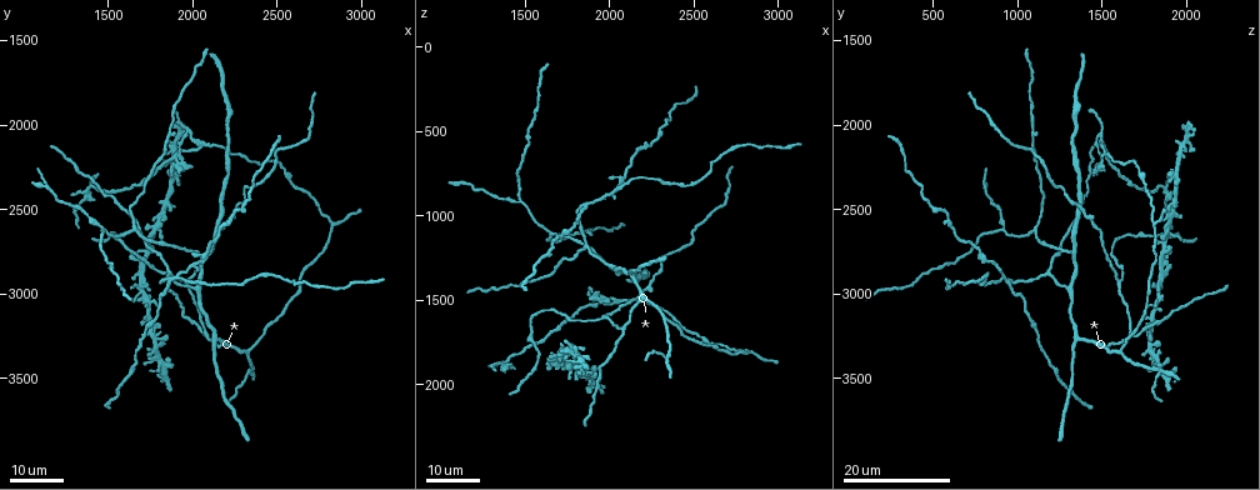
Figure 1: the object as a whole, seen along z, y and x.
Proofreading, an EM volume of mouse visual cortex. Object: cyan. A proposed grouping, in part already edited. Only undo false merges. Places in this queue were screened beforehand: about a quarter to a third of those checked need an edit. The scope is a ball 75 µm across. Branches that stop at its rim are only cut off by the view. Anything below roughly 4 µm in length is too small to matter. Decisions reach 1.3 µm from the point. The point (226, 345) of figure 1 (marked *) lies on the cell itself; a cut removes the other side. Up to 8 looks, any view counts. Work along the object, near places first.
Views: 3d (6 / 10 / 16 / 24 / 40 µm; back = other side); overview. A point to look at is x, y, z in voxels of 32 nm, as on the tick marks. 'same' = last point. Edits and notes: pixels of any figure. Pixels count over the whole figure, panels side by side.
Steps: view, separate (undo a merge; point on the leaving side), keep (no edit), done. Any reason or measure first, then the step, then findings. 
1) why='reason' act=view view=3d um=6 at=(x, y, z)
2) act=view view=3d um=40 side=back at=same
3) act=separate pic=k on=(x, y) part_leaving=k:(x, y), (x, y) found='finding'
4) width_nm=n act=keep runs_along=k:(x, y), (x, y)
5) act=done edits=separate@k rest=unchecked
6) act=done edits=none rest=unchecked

why='three arms meet' act=view view=3d um=24 at=(2340, 3340, 1620)

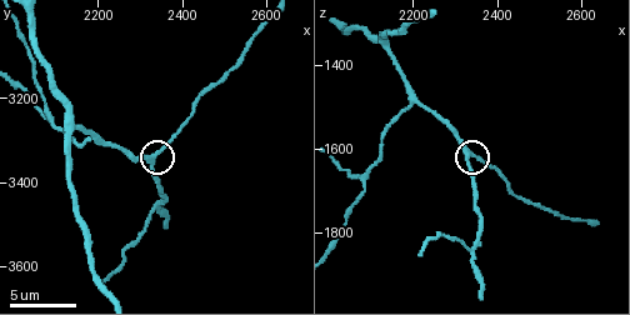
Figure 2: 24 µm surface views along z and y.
act=view view=3d um=10 at=(2330, 3340, 1610)

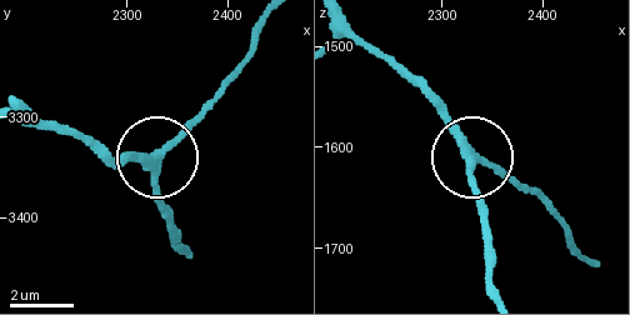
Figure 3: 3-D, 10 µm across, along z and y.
side_arm_um=17 act=keep runs_along=3:(30, 119), (76, 129), (111, 159), (154, 161), (165, 229) found='one cell here'

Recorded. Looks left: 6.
why='sudden change in width' act=view view=3d um=24 at=(2560, 2340, 1740)

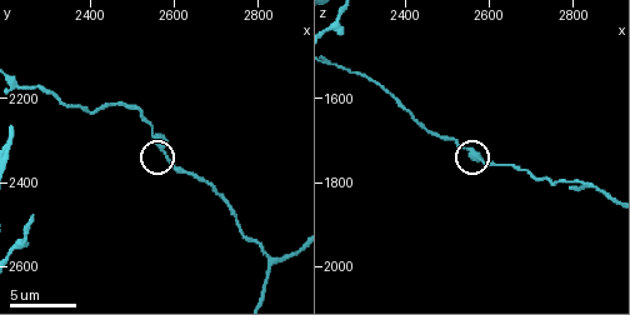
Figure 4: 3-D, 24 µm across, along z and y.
act=view view=3d um=6 at=(2580, 2335, 1750)

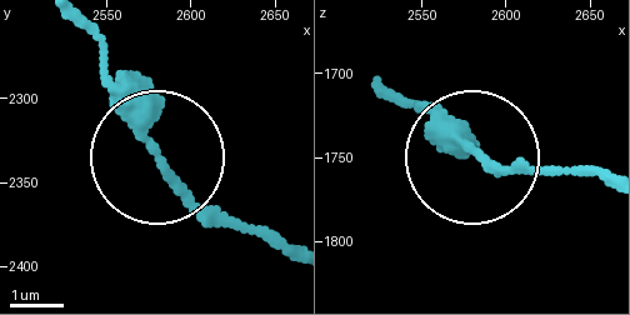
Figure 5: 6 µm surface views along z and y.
act=keep runs_along=5:(288, 259), (168, 169), (149, 115), (100, 53) found='all the same cell'

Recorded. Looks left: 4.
why='two arms in line, one across' act=view view=3d um=16 at=(1900, 2900, 920)

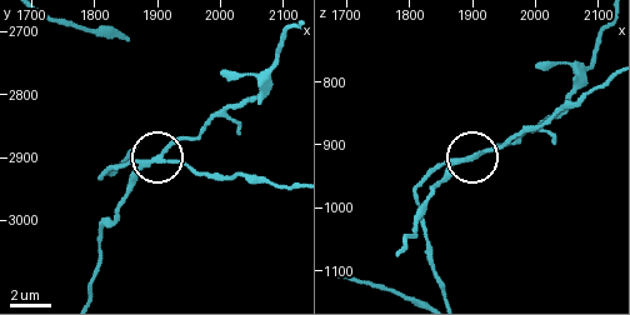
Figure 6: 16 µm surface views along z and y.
why='closer look' act=view view=3d um=10 at=(1915, 2895, 910)

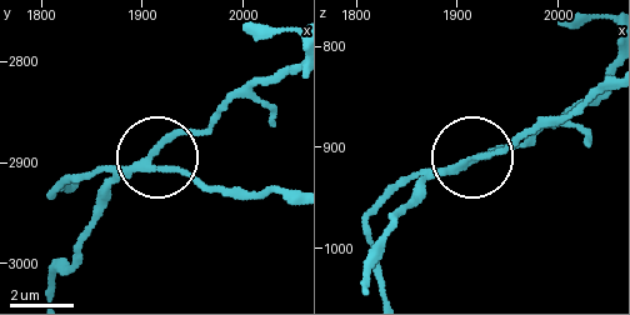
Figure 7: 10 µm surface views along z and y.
width_nm=190 act=separate pic=7 on=(163, 138) part_leaving=7:(134, 173), (180, 134), (204, 129), (293, 68) found='two cells meet here'

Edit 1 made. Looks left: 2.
act=done edits=separate@7 rest=unchecked

